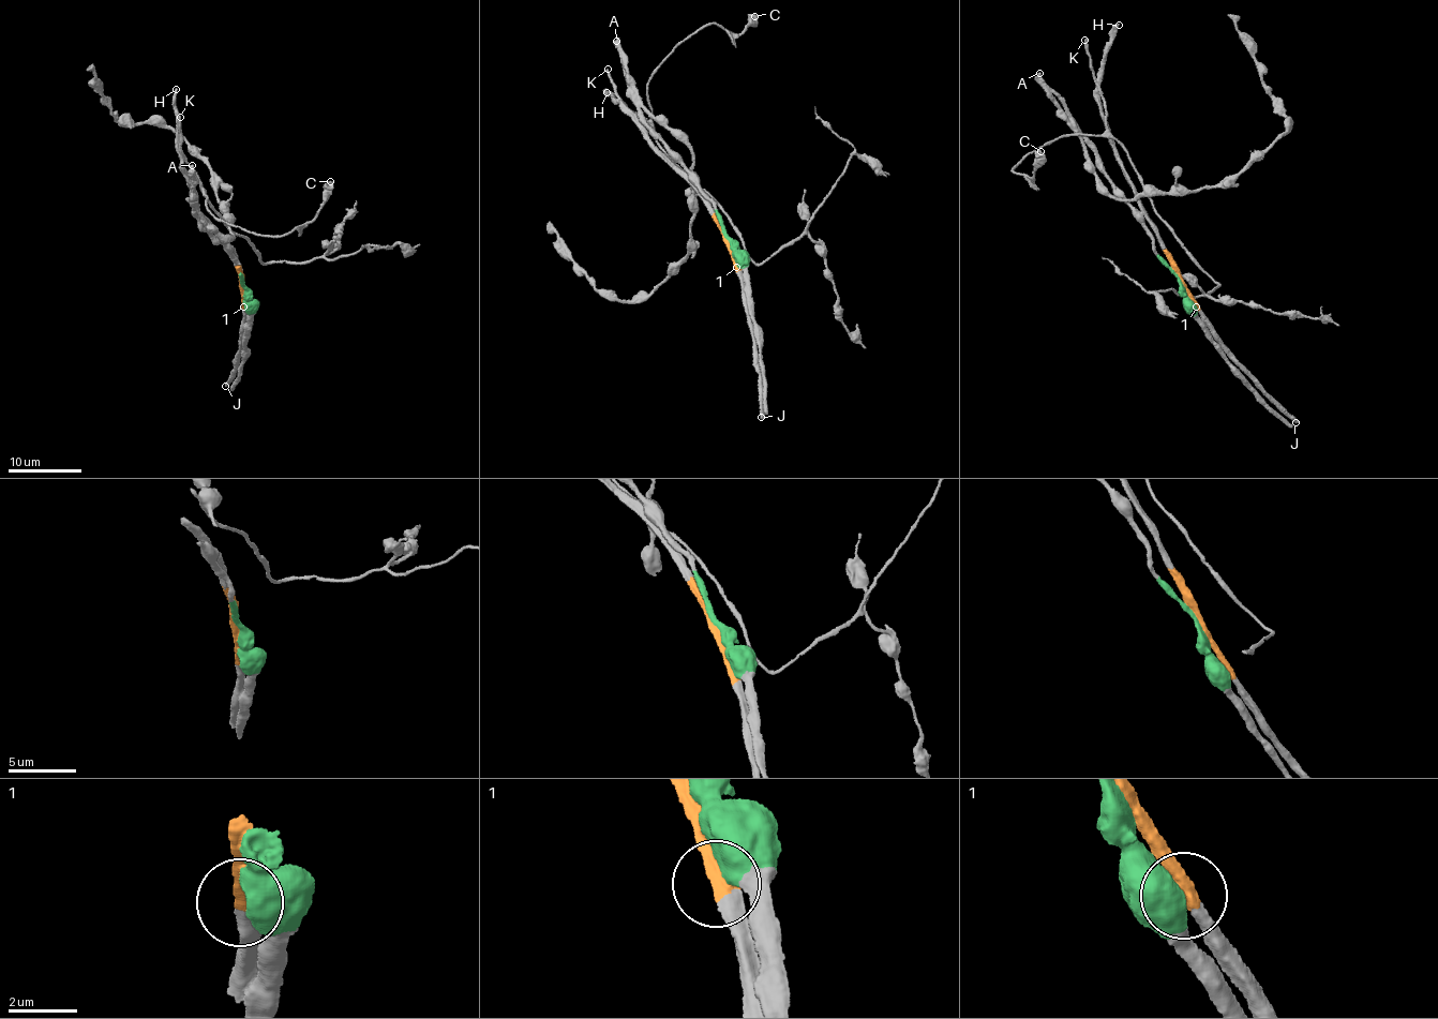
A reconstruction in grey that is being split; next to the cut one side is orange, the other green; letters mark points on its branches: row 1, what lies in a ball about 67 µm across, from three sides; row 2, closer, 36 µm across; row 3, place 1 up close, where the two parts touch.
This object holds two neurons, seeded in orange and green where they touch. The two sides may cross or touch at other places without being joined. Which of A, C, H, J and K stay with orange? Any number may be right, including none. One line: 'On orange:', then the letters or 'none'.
On orange: C, H, J, K

